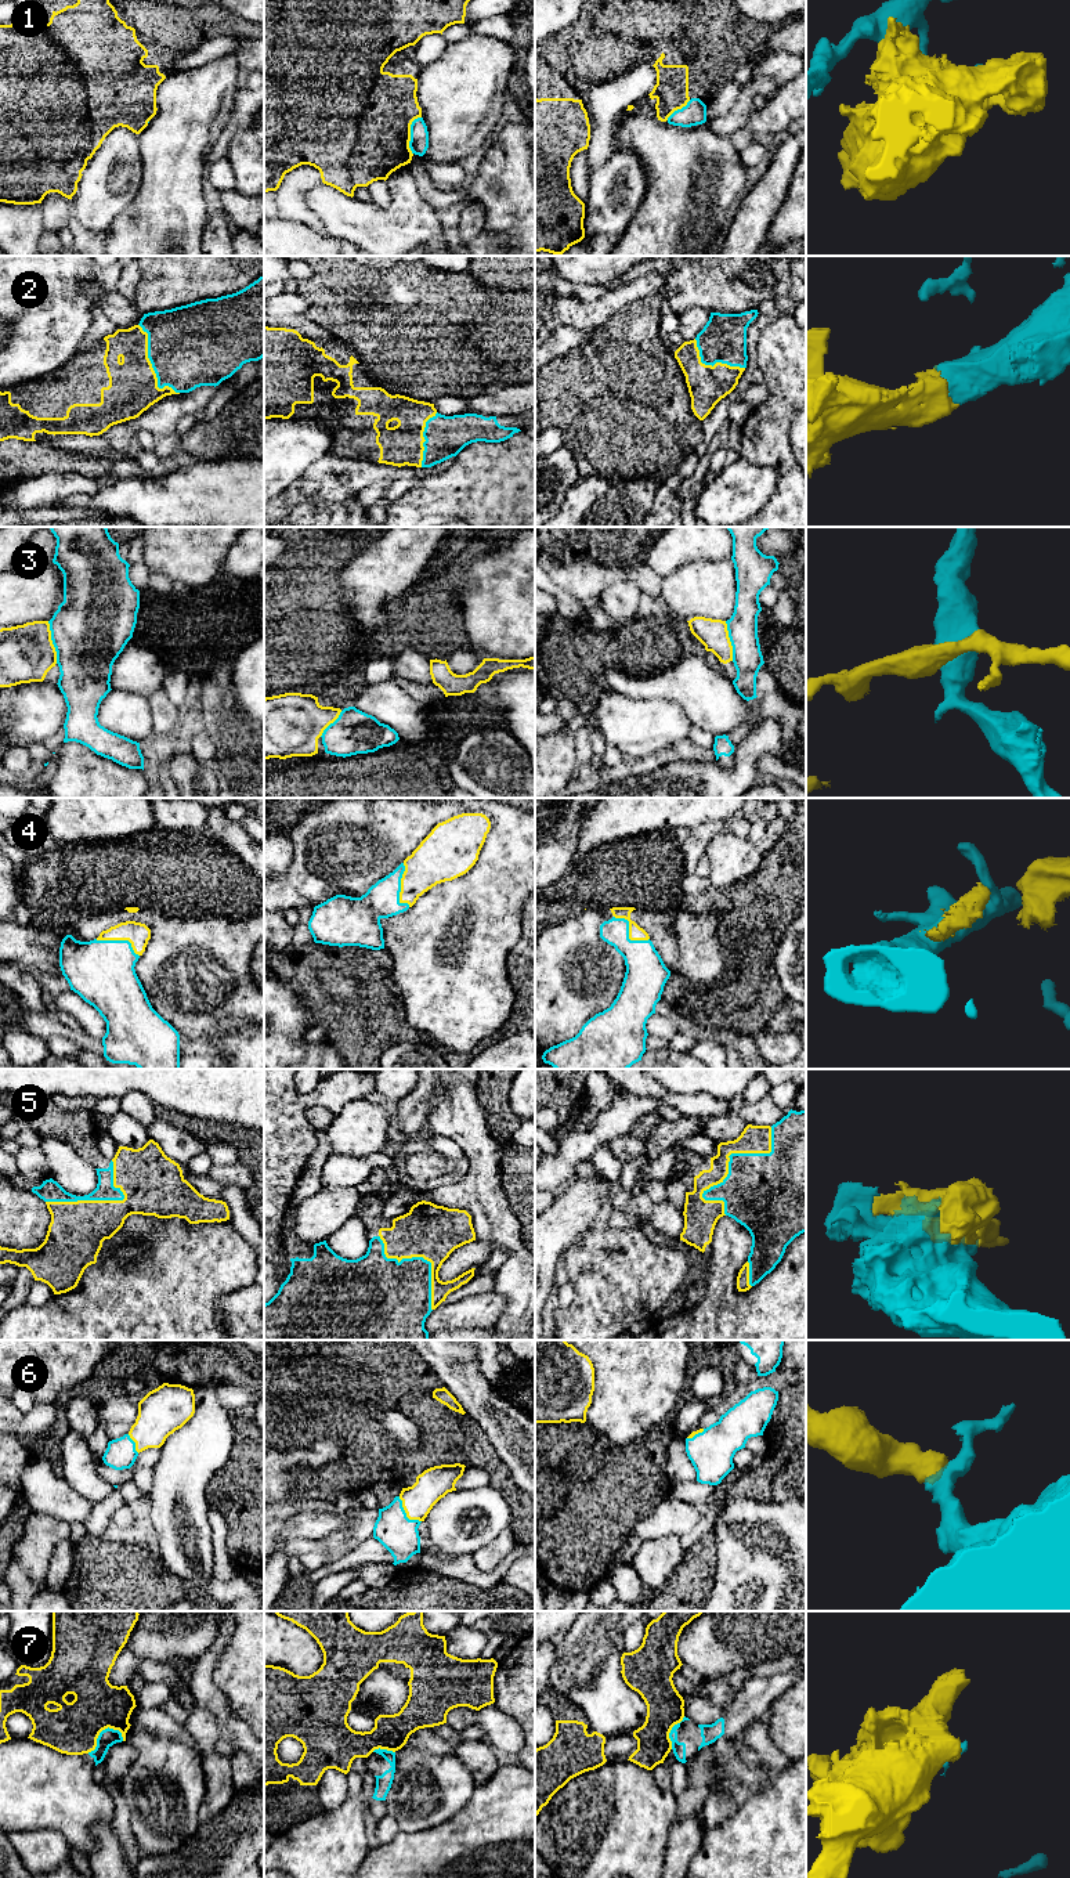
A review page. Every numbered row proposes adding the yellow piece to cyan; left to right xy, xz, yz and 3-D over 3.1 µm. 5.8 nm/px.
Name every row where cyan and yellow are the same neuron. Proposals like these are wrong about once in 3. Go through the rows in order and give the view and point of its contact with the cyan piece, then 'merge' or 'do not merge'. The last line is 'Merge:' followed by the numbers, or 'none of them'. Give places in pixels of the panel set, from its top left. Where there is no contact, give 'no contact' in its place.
1: contact xz (411, 134); do not merge
2: contact xy (152, 365); merge
3: contact xy (53, 642); do not merge
4: contact yz (628, 932); do not merge
5: contact yz (729, 1163); merge
6: contact xz (405, 1513); merge
7: contact xy (100, 1733); do not merge
Merge: 2, 5, 6

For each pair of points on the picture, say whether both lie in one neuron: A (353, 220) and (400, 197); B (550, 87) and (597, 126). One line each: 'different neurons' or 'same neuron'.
A: same neuron
B: different neurons

